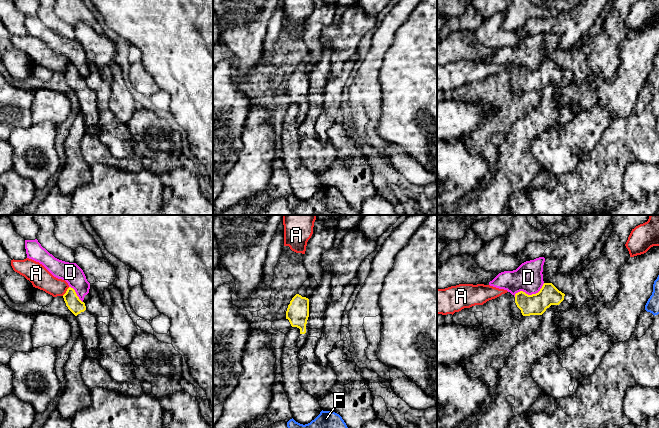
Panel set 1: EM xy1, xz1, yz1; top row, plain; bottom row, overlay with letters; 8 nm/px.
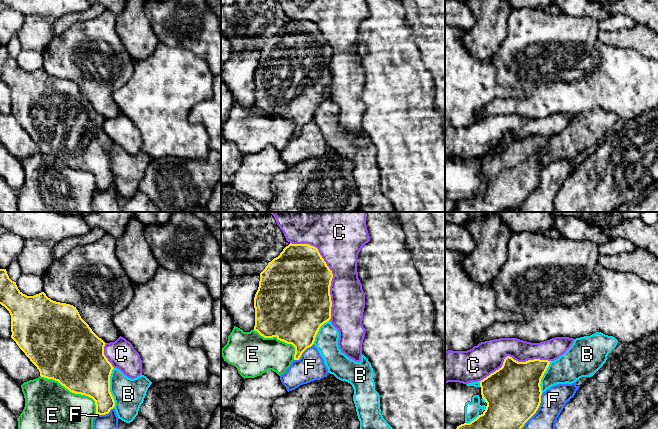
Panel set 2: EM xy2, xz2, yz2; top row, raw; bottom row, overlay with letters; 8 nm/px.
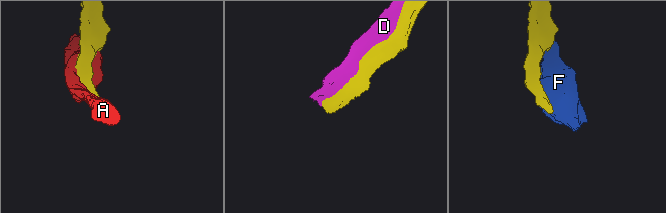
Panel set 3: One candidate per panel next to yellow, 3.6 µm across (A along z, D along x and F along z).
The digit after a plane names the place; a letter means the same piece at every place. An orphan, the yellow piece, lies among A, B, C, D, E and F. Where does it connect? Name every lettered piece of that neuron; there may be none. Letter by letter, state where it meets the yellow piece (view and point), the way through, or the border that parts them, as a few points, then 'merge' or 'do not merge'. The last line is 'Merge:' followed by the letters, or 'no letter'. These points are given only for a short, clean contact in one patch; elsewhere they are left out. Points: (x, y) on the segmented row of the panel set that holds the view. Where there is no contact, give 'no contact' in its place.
A: xy1 (66, 291) | do not merge
B: xy2 (109, 388) | do not merge
C: xz2 (331, 271) | do not merge
D: yz1 (529, 295) | do not merge
E: xy2 (73, 392) | do not merge
F: yz2 (536, 410) | do not merge
Merge: no letter

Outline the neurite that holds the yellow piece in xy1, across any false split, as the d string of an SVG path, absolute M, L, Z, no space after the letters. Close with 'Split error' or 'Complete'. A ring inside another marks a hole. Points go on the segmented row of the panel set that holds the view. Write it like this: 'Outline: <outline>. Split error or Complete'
Outline: M69 287L63 298L68 309L76 316L80 328L80 336L85 343L86 355L98 360L100 349L96 316L86 310L85 303L79 299L73 288Z. Split error

